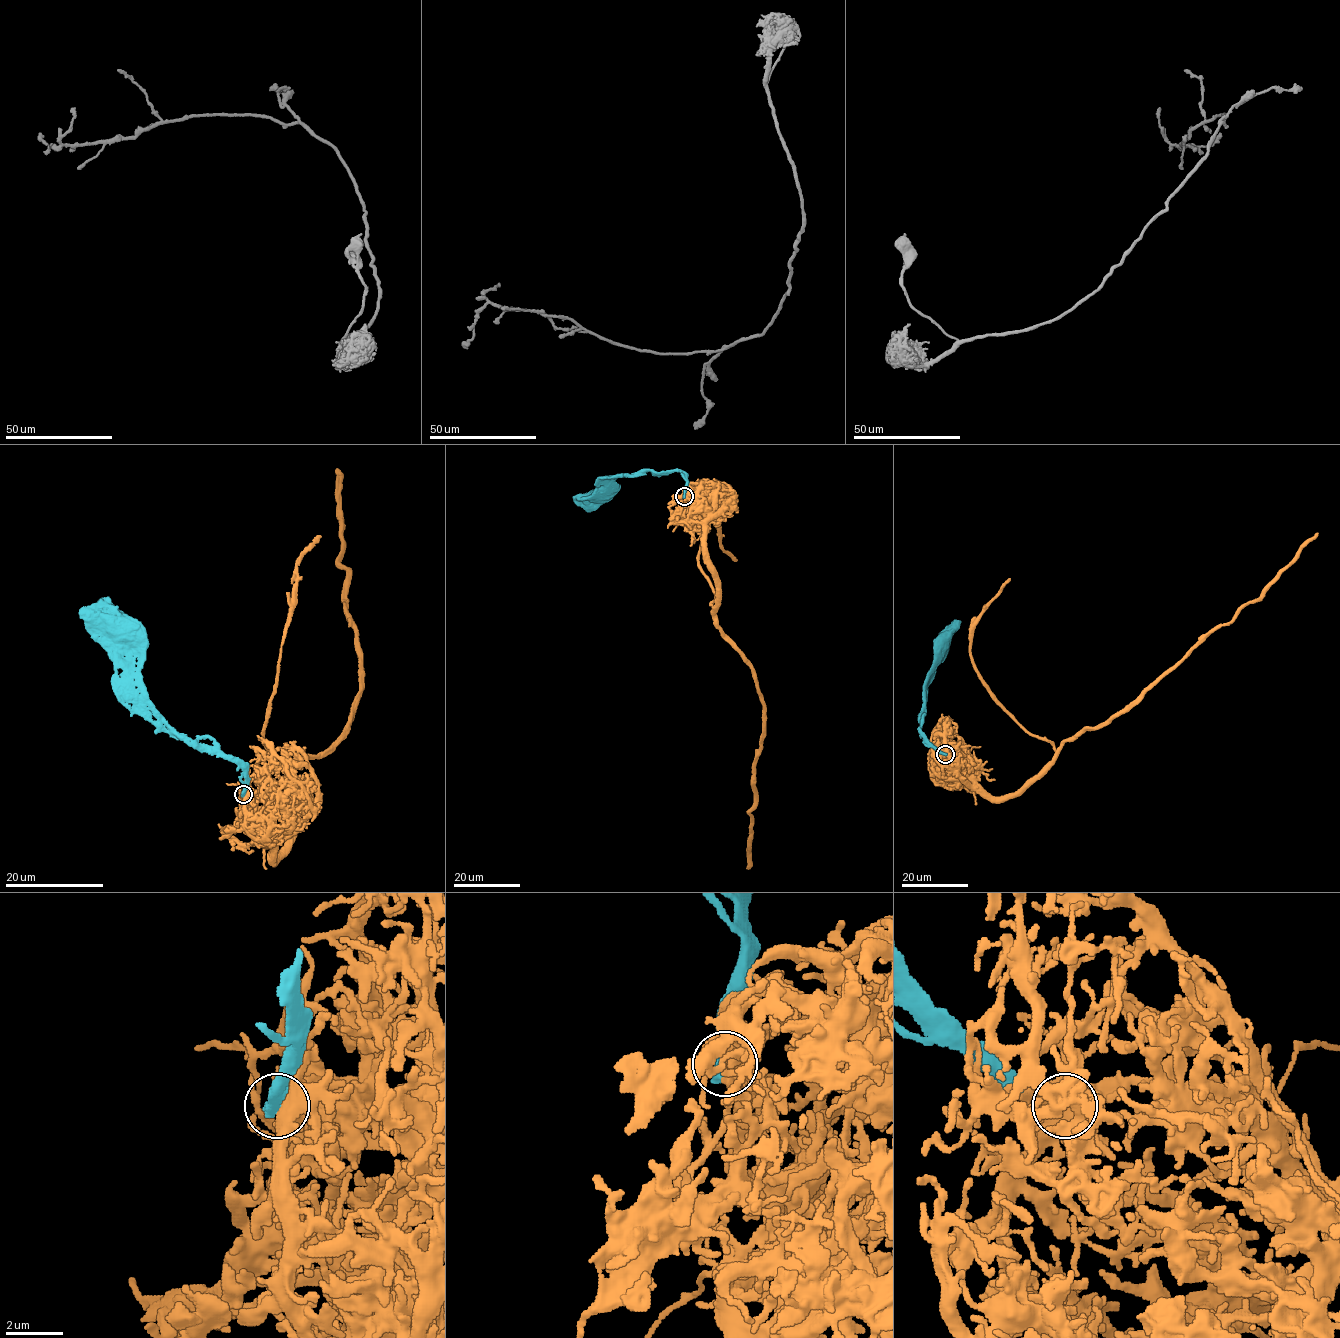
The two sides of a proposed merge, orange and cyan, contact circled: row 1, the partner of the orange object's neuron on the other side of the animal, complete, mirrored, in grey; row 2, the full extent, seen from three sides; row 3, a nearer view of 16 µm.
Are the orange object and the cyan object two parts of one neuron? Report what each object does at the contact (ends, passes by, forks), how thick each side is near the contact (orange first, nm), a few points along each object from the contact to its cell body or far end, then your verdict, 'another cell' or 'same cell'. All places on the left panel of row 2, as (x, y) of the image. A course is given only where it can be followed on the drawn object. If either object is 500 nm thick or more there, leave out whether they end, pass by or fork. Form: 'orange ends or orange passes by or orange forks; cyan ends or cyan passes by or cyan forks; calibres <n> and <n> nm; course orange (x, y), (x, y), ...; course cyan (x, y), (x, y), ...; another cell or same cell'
calibres 550 and 650 nm; course orange (243, 795), (256, 800), (272, 858), (291, 826), (287, 777), (346, 730), (360, 691), (339, 562), (337, 469); course cyan (243, 794), (247, 773), (184, 740), (146, 696), (140, 636), (128, 628); another cell

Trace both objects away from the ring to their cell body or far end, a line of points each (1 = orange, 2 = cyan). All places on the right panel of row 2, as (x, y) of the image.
1: (944, 754), (957, 753), (993, 797), (1023, 789), (1064, 742), (1126, 710), (1212, 631), (1255, 601), (1318, 533)
2: (944, 754), (940, 754), (919, 729), (924, 683), (936, 660), (936, 646), (940, 641)

